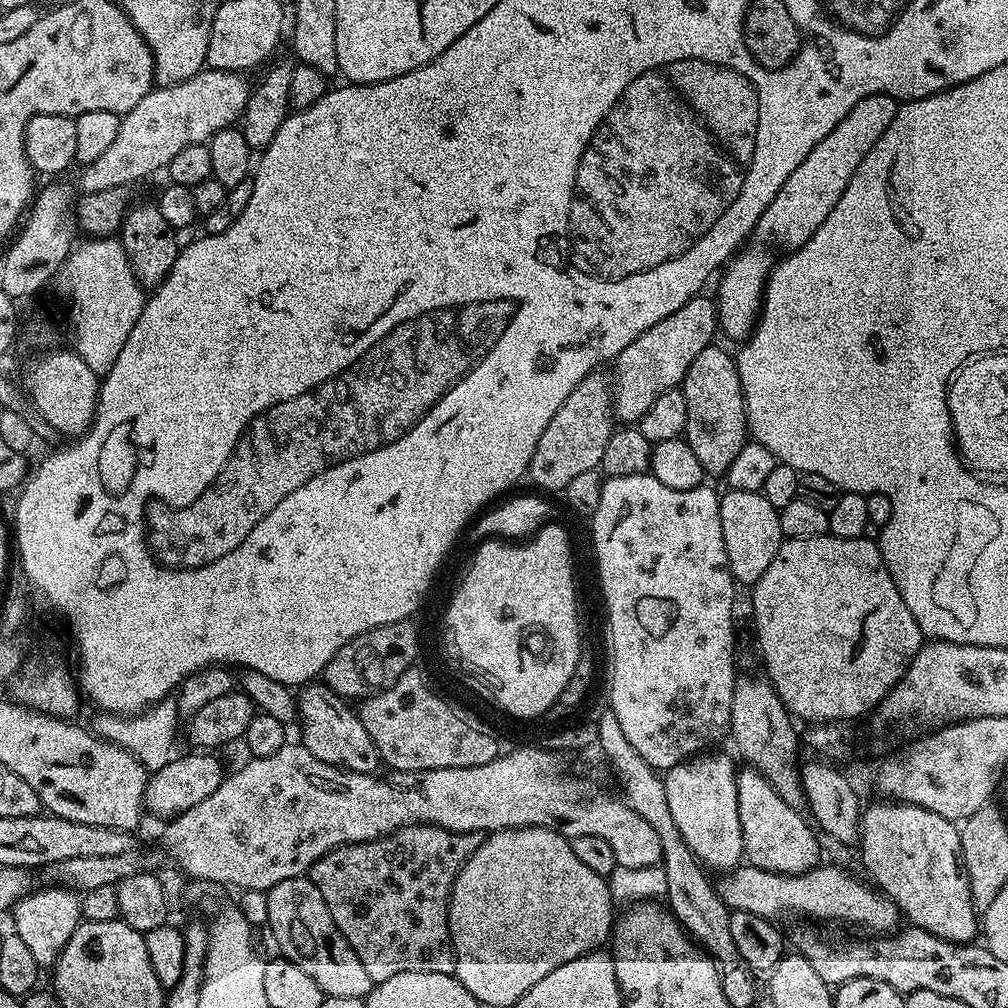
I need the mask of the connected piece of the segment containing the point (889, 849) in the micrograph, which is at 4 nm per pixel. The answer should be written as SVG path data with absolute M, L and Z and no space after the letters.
M880 802L884 804L872 804L863 809L860 817L860 838L858 841L858 860L864 863L864 868L869 872L871 883L875 885L879 891L883 892L889 900L896 904L896 909L899 910L901 917L911 927L921 928L930 934L934 934L938 938L948 940L951 944L966 944L975 941L978 936L978 913L976 908L972 905L970 898L970 884L968 876L964 873L964 865L960 858L960 829L955 823L946 818L942 818L938 814L934 814L925 808L919 808L913 804L906 804L903 802Z

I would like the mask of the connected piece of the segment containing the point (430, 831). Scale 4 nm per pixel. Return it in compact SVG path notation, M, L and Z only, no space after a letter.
M407 824L405 828L375 842L344 844L341 848L336 848L325 854L312 867L310 878L314 882L314 886L318 886L322 898L330 910L330 914L334 918L334 926L338 926L342 938L346 938L346 942L350 942L354 954L358 954L358 962L362 962L362 966L366 969L366 974L370 974L373 984L384 984L386 978L405 974L451 976L455 973L456 958L452 950L452 935L448 933L448 898L452 894L452 884L456 880L456 875L460 872L460 867L471 858L474 850L478 850L478 846L482 846L484 837L485 833L482 832L451 832L433 824Z

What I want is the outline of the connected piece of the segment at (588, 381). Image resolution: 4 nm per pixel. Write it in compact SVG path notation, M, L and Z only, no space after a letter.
M597 370L574 386L574 390L570 390L570 398L566 398L558 414L550 418L550 426L542 430L542 438L538 438L538 446L527 471L538 487L559 493L577 474L599 469L606 442L610 442L610 434L614 431L614 388L609 377L607 380L602 373Z

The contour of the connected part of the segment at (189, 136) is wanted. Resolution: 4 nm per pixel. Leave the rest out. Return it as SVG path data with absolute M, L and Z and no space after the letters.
M205 66L194 78L186 78L186 82L153 87L134 110L120 116L118 134L109 149L79 169L79 191L123 189L124 184L144 180L159 168L160 171L167 169L174 154L186 146L207 144L218 130L233 127L241 119L252 94L253 85L248 84L248 78L244 74Z

